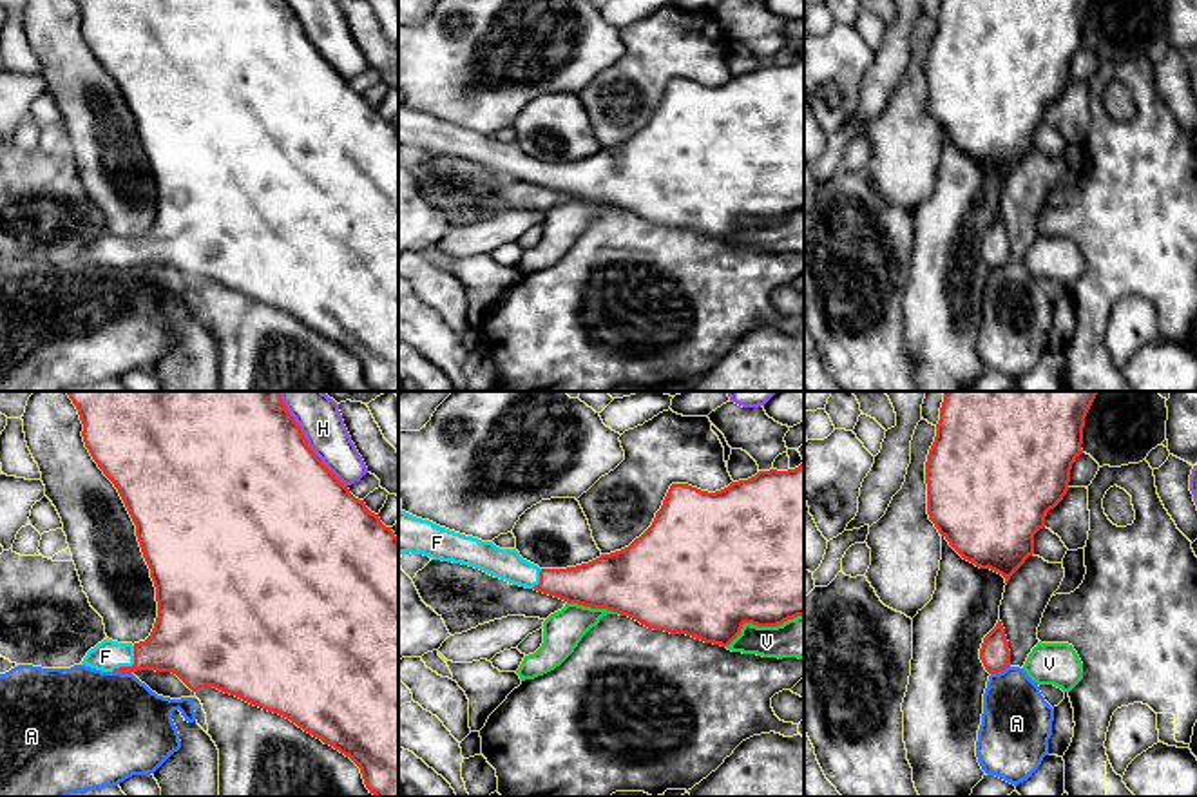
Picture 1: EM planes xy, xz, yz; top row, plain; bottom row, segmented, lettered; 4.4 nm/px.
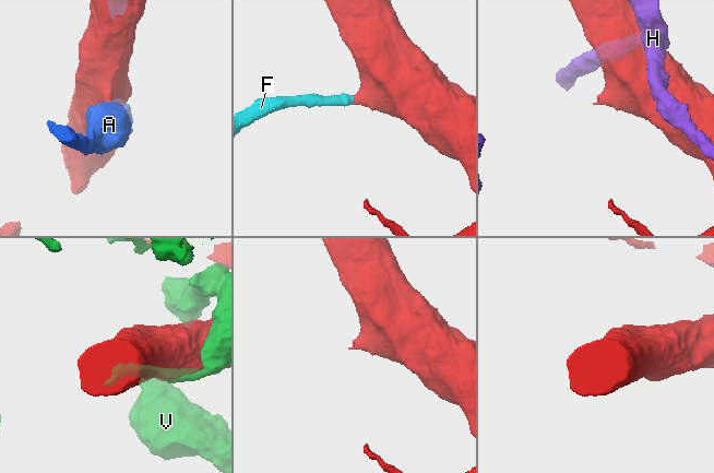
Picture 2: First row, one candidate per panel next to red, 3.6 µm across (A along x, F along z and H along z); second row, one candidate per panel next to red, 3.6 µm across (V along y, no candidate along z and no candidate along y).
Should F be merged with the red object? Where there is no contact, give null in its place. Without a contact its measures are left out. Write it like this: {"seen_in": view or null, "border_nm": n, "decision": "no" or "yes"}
{"seen_in": "xy", "border_nm": 160, "decision": "yes"}

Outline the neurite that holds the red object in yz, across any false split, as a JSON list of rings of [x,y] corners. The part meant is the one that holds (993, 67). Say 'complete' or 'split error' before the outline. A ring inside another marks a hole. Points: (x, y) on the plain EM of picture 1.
complete; [[[942,0],[925,56],[927,109],[967,156],[1010,170],[1034,149],[1034,129],[1068,85],[1090,0]]]

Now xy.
split error; [[[76,0],[80,14],[83,18],[83,36],[89,43],[92,54],[103,65],[103,69],[118,83],[134,120],[136,130],[143,147],[143,152],[150,163],[150,172],[156,181],[158,212],[150,230],[139,237],[118,237],[112,234],[103,234],[94,243],[87,246],[81,259],[101,264],[101,266],[121,266],[130,268],[138,264],[156,264],[176,268],[192,286],[205,281],[214,281],[225,288],[235,290],[254,301],[279,308],[292,317],[295,317],[304,326],[321,333],[324,339],[333,341],[346,351],[350,351],[362,368],[364,379],[375,391],[398,391],[398,132],[386,121],[378,109],[371,107],[364,94],[355,92],[348,80],[344,80],[313,47],[308,40],[299,18],[290,9],[286,0]]]

